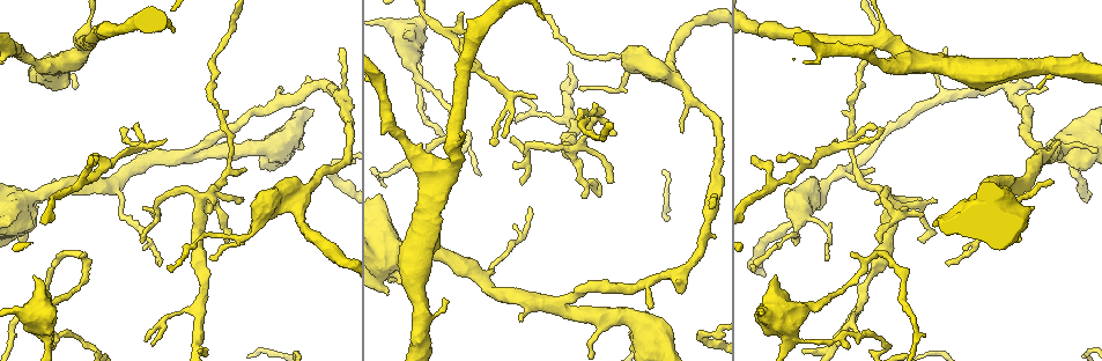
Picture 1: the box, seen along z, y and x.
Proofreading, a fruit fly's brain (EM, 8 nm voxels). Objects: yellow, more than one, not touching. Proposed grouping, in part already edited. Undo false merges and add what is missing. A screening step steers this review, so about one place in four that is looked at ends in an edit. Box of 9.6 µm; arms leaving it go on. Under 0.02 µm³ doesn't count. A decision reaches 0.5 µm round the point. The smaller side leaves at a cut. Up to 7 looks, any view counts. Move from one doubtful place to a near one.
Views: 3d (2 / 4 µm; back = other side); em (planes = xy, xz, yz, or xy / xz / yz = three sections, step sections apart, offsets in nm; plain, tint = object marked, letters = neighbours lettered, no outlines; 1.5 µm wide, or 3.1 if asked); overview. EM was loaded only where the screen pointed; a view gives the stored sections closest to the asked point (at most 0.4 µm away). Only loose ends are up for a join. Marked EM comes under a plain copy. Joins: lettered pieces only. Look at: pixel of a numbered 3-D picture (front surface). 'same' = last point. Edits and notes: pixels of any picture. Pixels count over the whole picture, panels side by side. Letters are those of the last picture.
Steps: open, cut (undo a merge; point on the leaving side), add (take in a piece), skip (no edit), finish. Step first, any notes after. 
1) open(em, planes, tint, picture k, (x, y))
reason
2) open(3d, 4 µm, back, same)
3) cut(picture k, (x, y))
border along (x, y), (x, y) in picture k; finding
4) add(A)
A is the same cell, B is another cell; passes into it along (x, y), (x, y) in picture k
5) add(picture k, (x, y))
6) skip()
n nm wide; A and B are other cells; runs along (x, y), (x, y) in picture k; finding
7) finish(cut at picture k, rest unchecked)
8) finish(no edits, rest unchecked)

open(3d, 4 µm, back, picture 1, (170, 267))
thin end

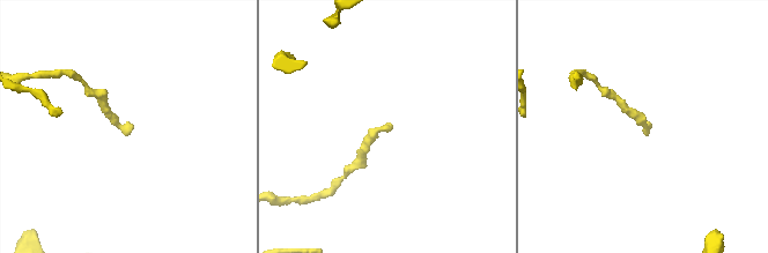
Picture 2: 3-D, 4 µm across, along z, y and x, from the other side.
open(em, planes, letters, picture 2, (649, 124))

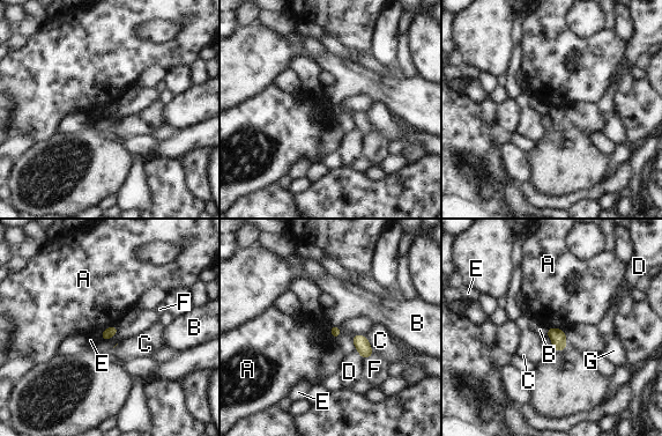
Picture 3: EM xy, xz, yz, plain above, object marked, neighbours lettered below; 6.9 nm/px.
skip()
70 nm wide; A, B, C, D, E, F and G are other cells; border along (548, 327), (559, 327), (564, 331) in picture 3; no lettered piece goes on from it

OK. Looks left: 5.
open(em, xy, step 4, tint, picture 1, (175, 29))
an open end

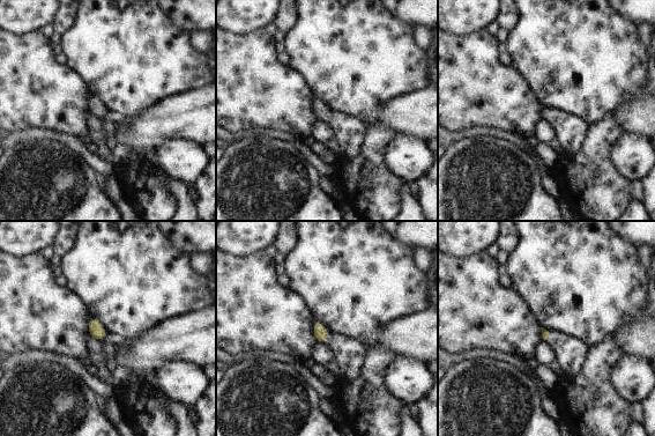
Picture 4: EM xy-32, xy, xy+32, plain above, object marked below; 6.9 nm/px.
open(em, xy, step 4, letters, same)
what lies round it

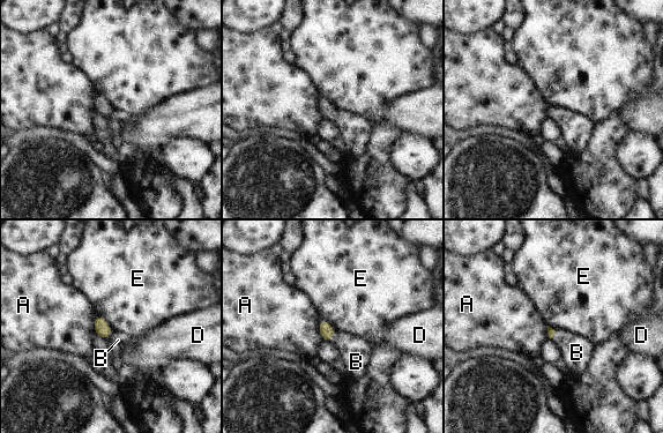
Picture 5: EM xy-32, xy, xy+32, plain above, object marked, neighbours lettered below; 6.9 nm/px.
add(B)
B is the same cell, A, D and E are other cells; passes into it along (102, 328), (109, 336), (118, 340) in picture 5; it goes on there

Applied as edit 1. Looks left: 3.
open(overview)

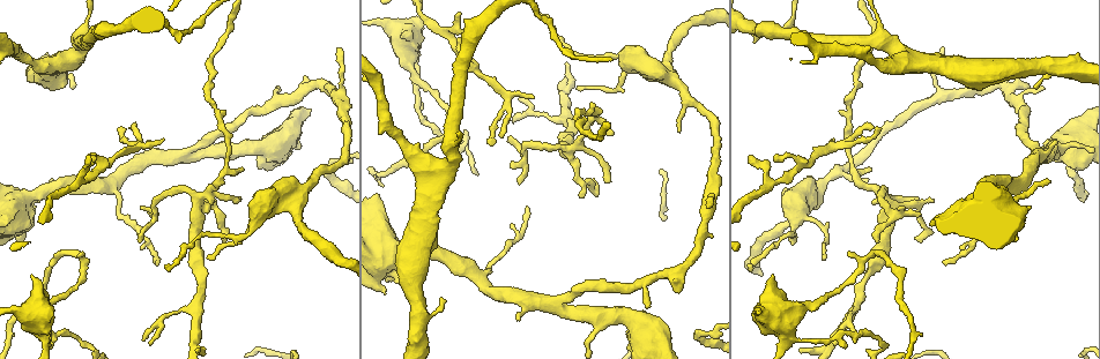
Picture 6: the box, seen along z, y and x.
open(em, planes, letters, picture 6, (873, 125))

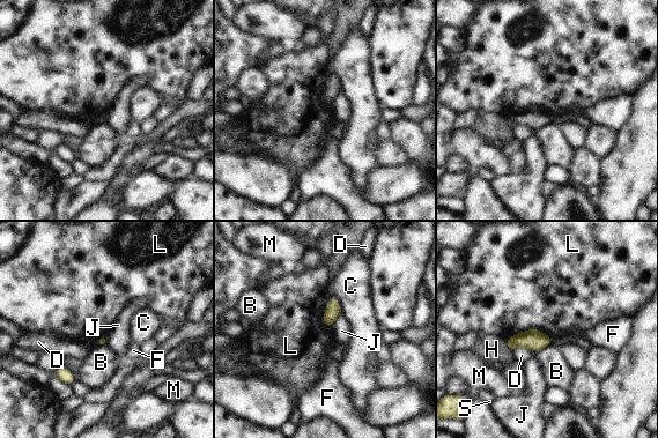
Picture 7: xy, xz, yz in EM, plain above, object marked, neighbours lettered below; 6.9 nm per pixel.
skip()
B, C, D, F, H, J, L, M and S are other cells; border along (552, 338), (529, 328), (505, 340) in picture 7; no lettered piece goes on from it

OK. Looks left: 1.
finish(add at picture 5, rest unchecked)

